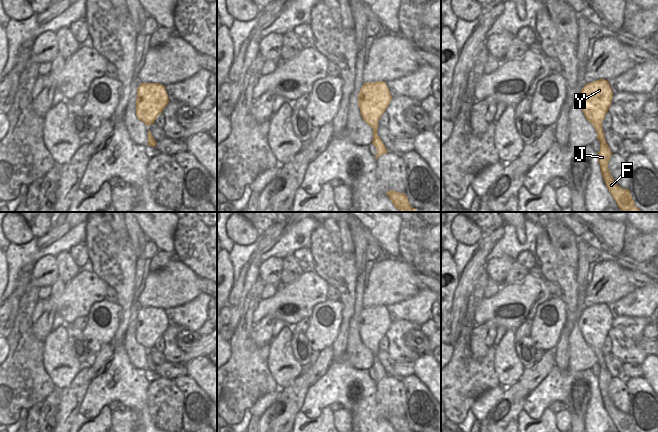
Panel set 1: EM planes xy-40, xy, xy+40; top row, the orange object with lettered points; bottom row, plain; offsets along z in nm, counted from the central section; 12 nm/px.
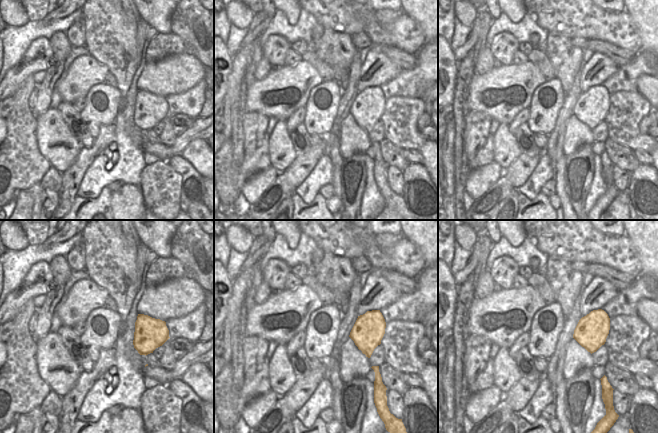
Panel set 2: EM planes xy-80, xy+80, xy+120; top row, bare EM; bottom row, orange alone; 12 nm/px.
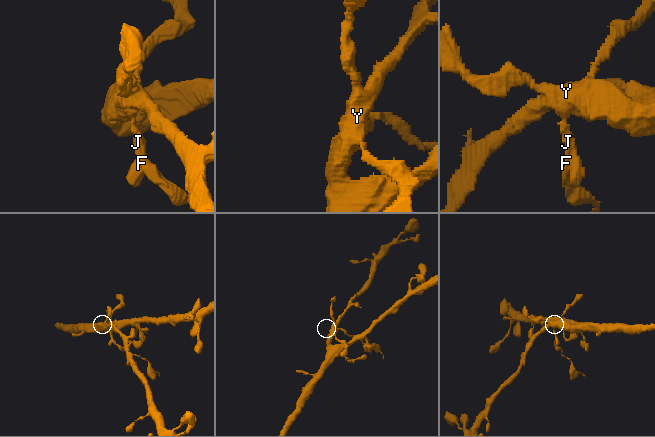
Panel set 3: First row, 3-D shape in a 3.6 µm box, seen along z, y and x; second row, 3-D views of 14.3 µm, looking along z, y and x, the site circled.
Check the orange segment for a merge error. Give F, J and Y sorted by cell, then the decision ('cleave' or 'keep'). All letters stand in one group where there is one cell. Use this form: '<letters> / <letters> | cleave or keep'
F J / Y | cleave

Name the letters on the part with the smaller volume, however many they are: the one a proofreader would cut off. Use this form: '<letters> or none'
F, J

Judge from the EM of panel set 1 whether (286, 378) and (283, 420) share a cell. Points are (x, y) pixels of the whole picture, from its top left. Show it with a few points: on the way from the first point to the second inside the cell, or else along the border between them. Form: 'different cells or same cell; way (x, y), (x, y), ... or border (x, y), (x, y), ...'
different cells; border (302, 372), (289, 385), (280, 390)

